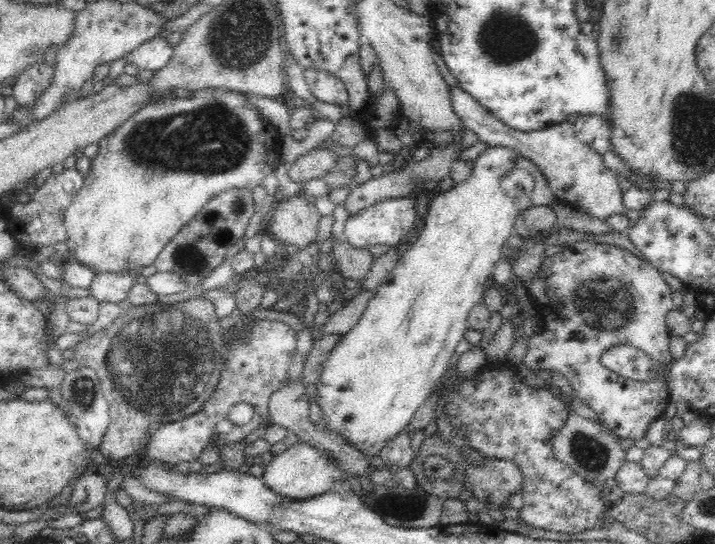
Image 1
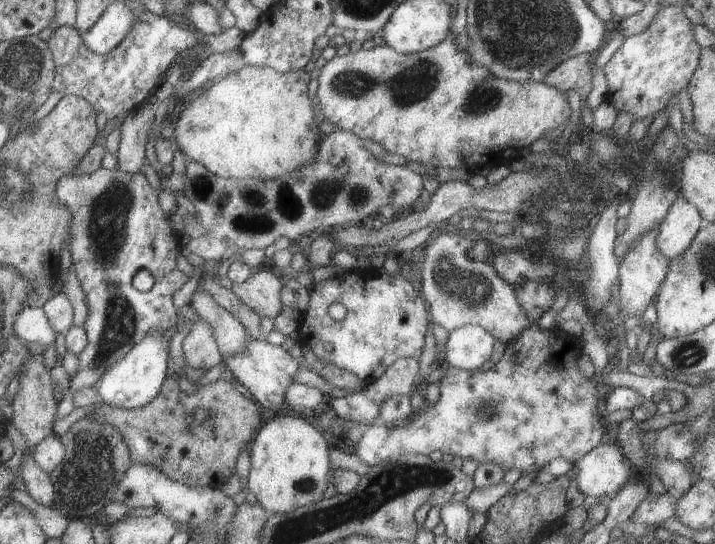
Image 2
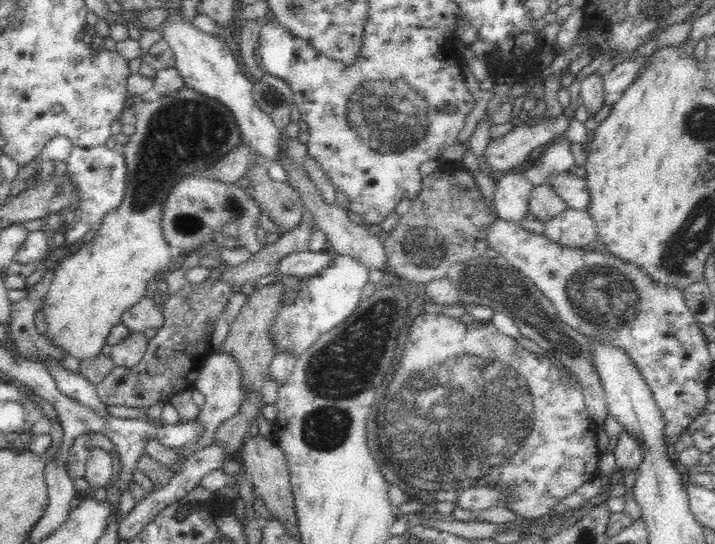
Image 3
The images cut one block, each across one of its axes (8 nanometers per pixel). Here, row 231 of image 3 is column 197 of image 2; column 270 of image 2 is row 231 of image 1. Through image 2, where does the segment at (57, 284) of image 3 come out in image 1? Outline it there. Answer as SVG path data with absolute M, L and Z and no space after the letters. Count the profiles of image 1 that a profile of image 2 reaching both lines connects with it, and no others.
M200 89L192 91L191 96L176 97L166 96L162 99L154 99L147 102L137 113L130 115L114 129L110 134L98 141L98 153L91 159L90 171L85 175L84 182L78 194L74 195L73 201L68 205L65 212L65 225L68 234L66 243L69 248L70 261L86 265L94 269L96 274L128 274L130 270L138 271L146 265L152 265L164 250L164 246L178 234L178 231L191 218L194 218L204 205L222 192L230 188L245 188L257 192L262 190L262 180L274 171L278 161L280 134L276 128L261 116L259 109L253 105L247 97L247 93L238 93L228 89Z

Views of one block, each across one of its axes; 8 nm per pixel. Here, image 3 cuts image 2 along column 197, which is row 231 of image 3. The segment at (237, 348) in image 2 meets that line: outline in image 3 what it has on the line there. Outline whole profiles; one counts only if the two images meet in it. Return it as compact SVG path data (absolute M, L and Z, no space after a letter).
M308 211L302 213L302 220L292 230L280 234L279 239L274 243L263 247L259 252L252 253L248 260L233 263L230 270L221 274L221 280L228 282L231 287L239 287L246 283L256 282L267 275L277 276L279 261L294 252L308 251L309 240L312 232L316 227L312 223L312 218Z

